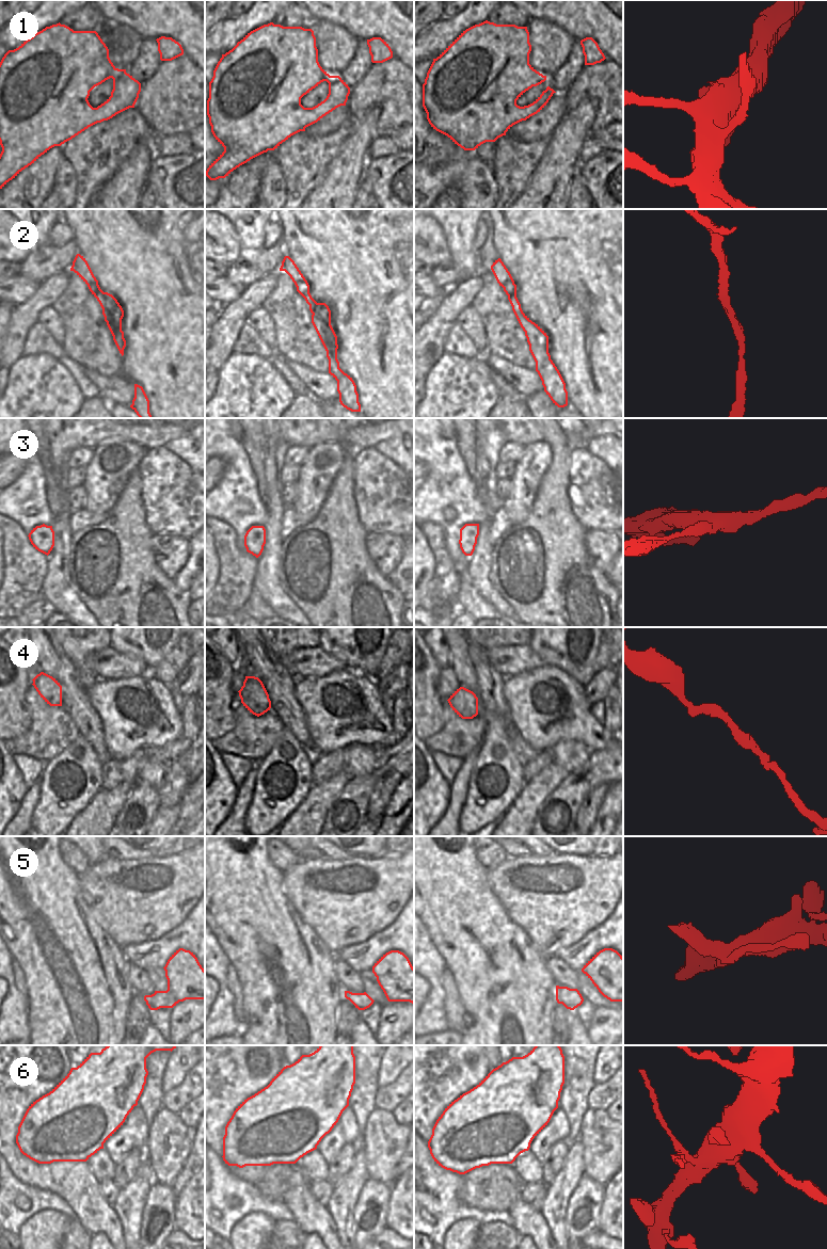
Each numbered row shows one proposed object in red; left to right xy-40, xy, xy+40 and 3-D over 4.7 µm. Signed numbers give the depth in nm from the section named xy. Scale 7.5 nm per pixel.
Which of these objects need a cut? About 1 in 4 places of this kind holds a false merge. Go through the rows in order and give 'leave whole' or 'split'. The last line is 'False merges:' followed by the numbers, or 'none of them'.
1: leave whole
2: leave whole
3: leave whole
4: leave whole
5: split
6: split
False merges: 5, 6

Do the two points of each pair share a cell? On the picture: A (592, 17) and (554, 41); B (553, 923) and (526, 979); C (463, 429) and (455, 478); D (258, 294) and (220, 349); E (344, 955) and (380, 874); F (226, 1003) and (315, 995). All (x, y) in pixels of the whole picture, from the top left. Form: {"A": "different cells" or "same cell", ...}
{"A": "different cells", "B": "different cells", "C": "different cells", "D": "same cell", "E": "different cells", "F": "different cells"}

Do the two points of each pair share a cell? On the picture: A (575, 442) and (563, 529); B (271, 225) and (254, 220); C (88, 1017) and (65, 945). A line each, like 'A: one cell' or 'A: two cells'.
A: two cells
B: two cells
C: one cell

